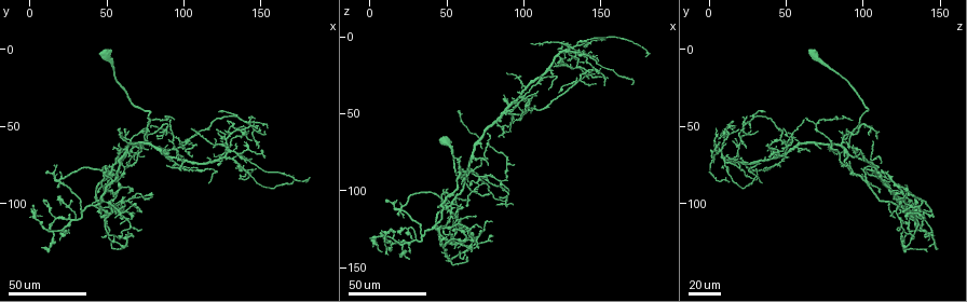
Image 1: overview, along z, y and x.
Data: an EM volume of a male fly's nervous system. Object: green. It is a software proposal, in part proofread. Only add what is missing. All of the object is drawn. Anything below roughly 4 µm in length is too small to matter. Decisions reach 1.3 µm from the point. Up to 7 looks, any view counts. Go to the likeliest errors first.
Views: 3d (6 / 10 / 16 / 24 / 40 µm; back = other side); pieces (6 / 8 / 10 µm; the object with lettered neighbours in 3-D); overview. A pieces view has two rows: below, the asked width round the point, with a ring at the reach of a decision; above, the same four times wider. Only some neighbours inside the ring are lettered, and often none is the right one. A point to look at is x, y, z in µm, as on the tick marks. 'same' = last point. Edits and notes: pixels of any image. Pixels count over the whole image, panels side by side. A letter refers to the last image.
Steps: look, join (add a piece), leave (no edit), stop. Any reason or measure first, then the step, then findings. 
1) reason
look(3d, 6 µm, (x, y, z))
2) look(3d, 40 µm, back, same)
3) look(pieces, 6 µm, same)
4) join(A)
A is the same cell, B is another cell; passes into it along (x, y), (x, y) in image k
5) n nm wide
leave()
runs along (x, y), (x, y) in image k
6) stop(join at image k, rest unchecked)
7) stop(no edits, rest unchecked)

an open end
look(3d, 24 µm, (76, 46, 62))

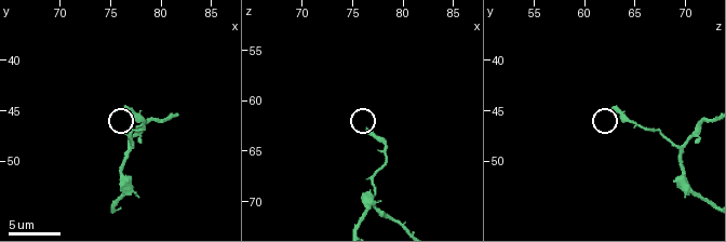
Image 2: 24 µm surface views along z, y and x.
look(pieces, 6 µm, (76.4, 44.8, 63.0))

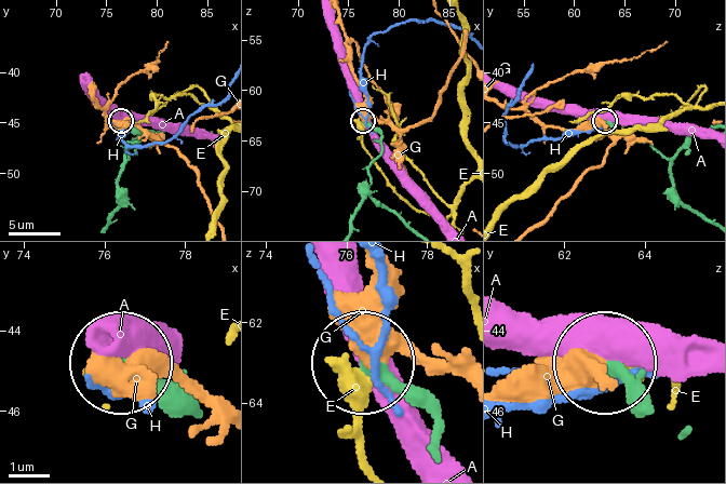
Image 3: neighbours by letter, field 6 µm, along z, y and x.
300 nm wide
leave()
A, E, G and H are other cells; runs along (349, 223), (382, 147), (378, 134), (362, 121) in image 3; none of them fits

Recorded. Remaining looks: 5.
free end
look(3d, 40 µm, (8, 108, 138))

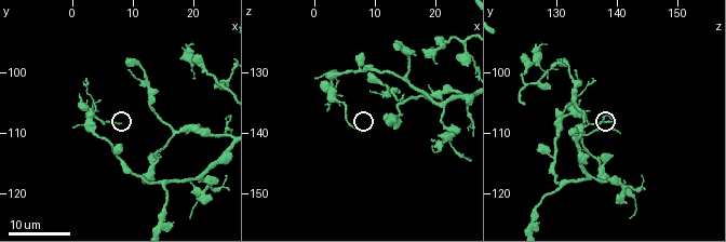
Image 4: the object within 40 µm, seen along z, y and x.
look(pieces, 8 µm, (8.0, 108.5, 139.5))

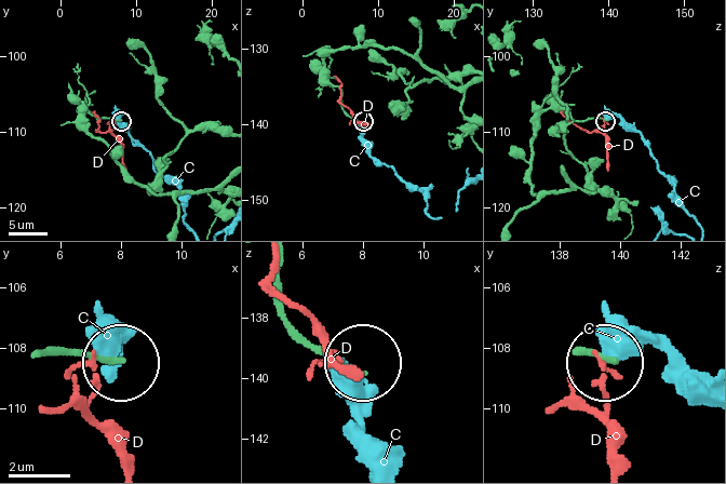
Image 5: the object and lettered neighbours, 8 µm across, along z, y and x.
leave()
C and D are other cells; runs along (41, 357), (116, 364) in image 5; none of them fits

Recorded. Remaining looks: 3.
an open end
look(3d, 40 µm, (18, 78, 108))

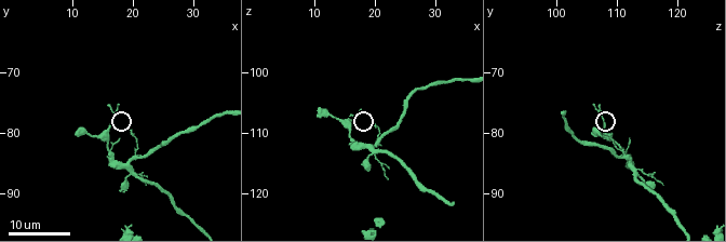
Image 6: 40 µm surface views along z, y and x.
look(pieces, 10 µm, (19.5, 79.5, 108.0))

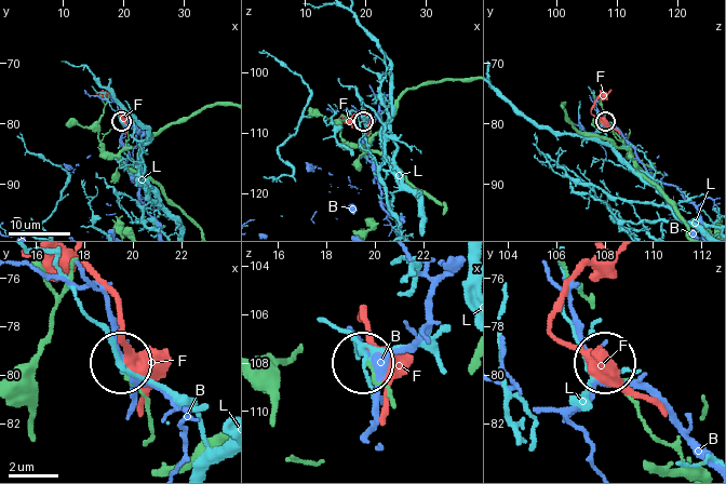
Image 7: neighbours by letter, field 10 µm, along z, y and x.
leave()
B, F and L are other cells; no lettered piece goes on from it

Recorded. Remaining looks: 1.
stop(no edits, rest unchecked)

